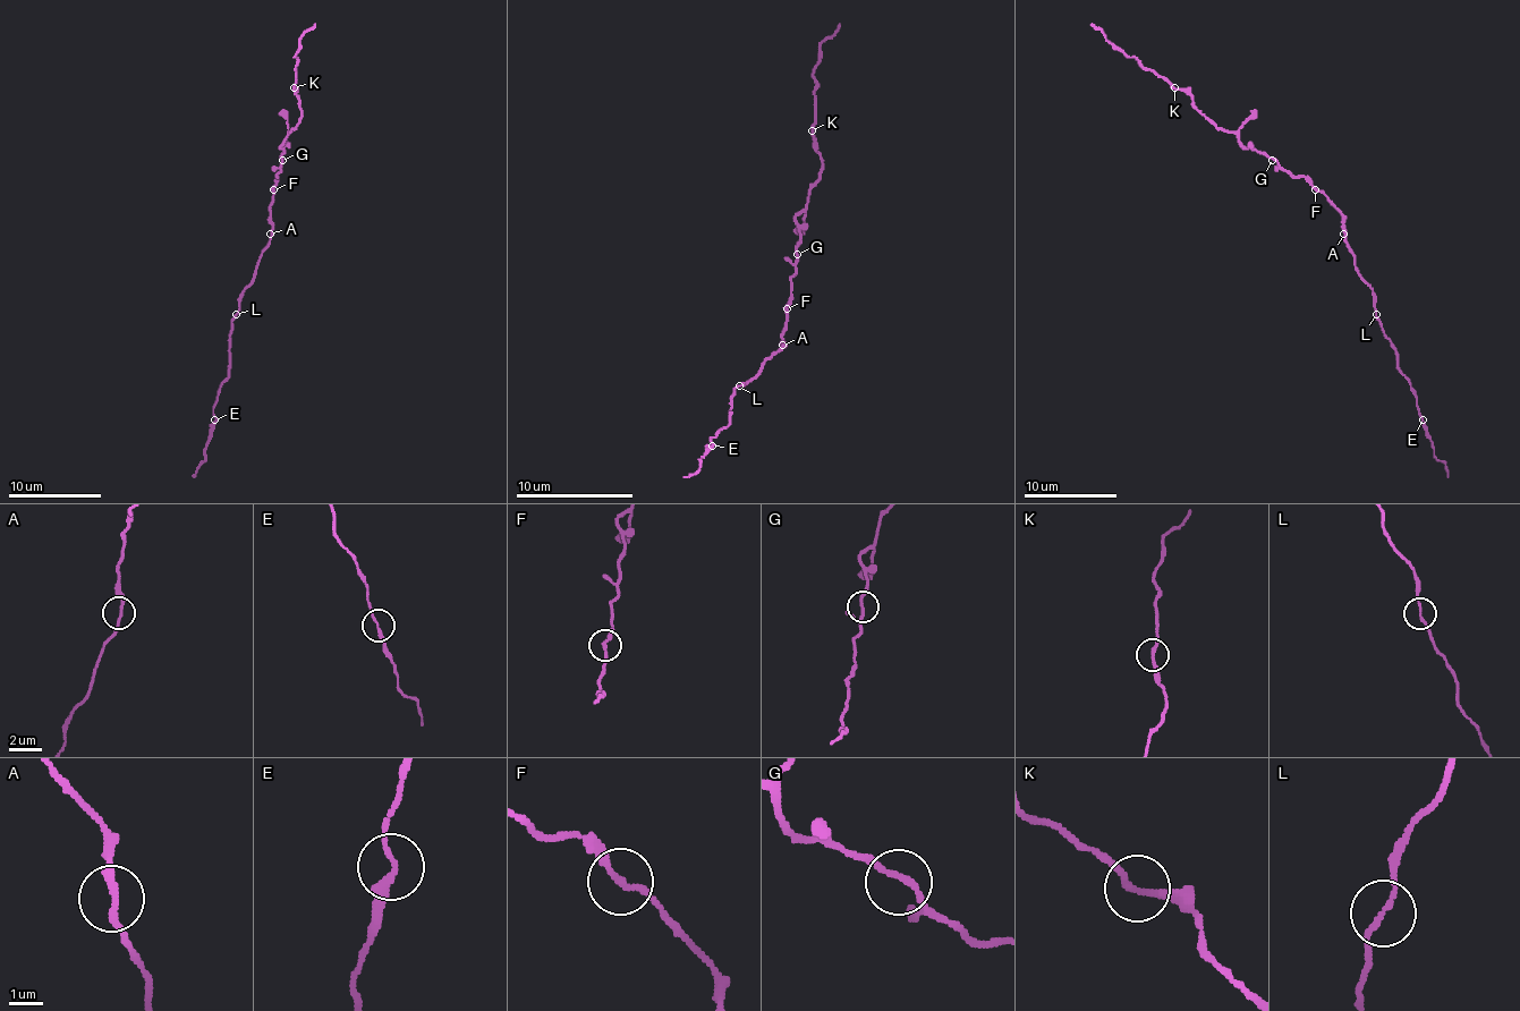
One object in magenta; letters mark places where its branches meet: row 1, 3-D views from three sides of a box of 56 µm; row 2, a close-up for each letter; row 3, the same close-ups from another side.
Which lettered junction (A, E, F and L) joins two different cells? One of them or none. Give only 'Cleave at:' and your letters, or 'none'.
Cleave at: none

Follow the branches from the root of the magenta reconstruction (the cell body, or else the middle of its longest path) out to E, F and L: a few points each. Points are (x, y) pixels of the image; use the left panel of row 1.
E: (270, 206), (272, 236), (231, 322), (229, 377), (221, 384), (212, 410), (214, 419)
F: (270, 206), (272, 189)
L: (270, 206), (272, 236), (236, 315)

